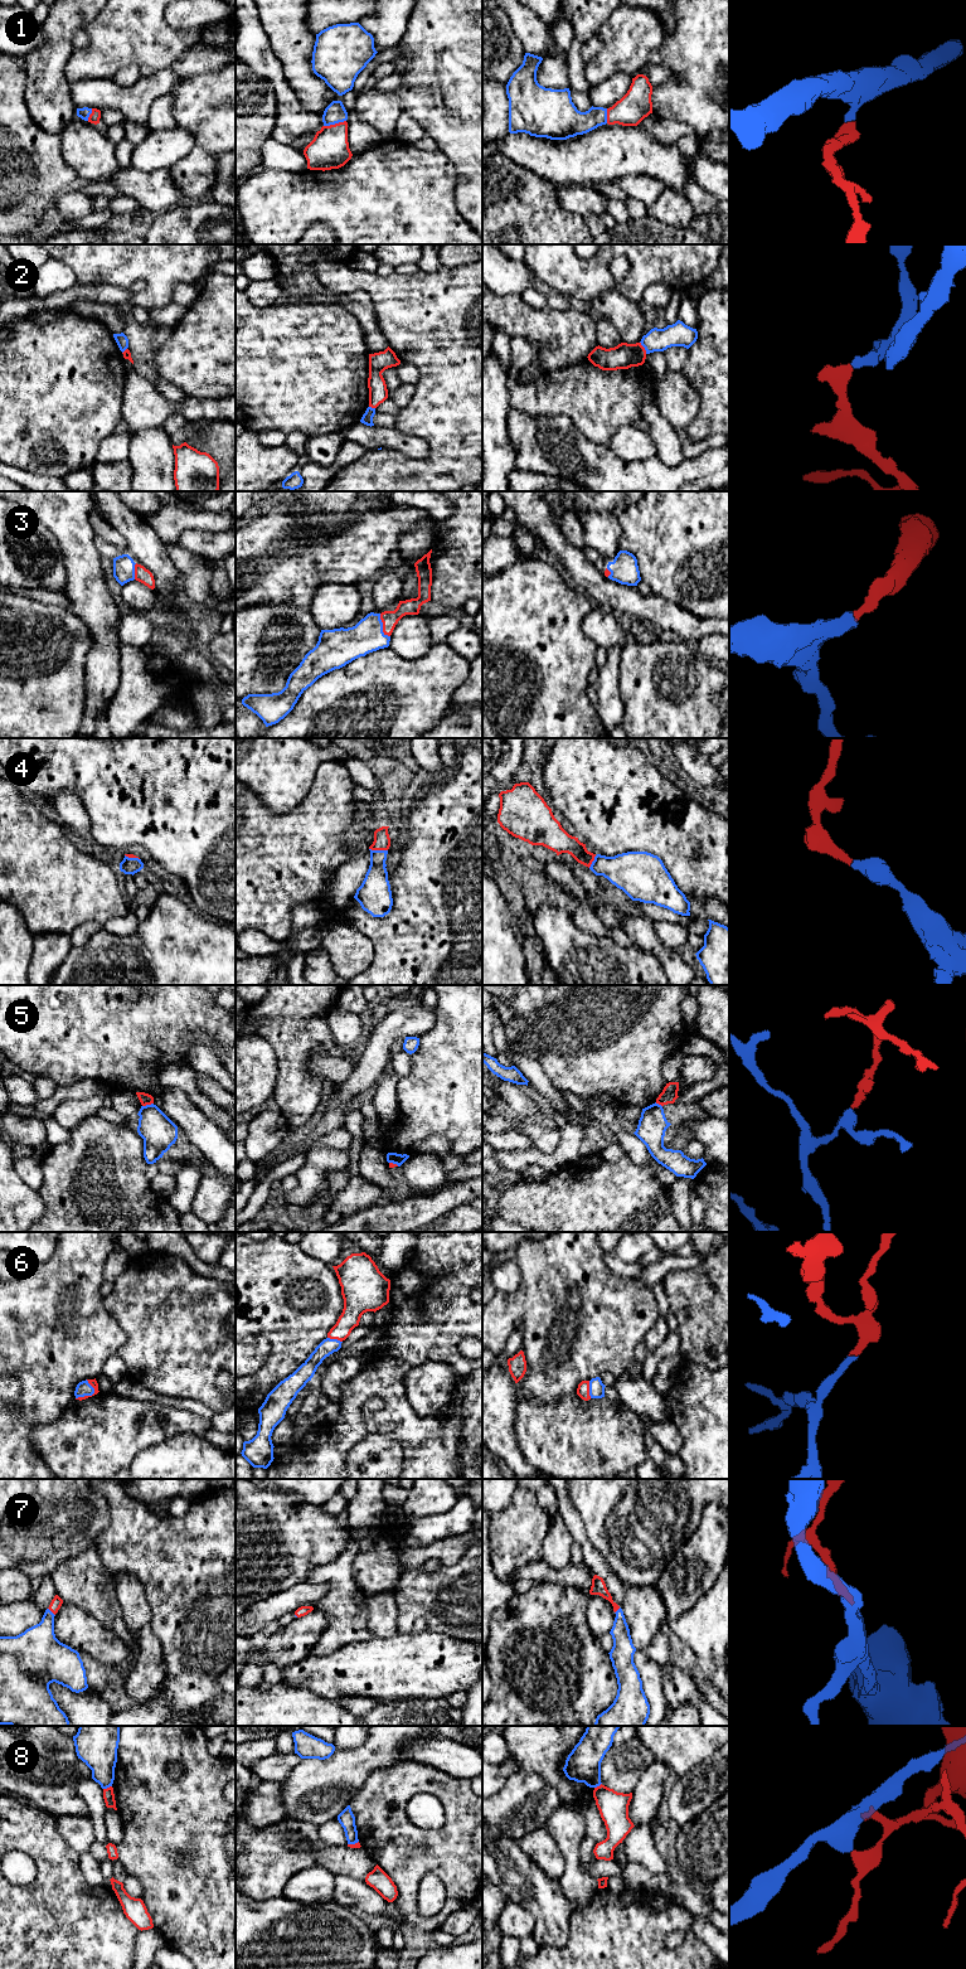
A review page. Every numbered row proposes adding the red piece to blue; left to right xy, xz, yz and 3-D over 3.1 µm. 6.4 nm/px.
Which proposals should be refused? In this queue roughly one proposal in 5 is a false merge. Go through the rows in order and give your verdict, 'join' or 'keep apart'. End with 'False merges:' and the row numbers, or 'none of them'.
1: join
2: keep apart
3: join
4: join
5: keep apart
6: join
7: join
8: keep apart
False merges: 2, 5, 8

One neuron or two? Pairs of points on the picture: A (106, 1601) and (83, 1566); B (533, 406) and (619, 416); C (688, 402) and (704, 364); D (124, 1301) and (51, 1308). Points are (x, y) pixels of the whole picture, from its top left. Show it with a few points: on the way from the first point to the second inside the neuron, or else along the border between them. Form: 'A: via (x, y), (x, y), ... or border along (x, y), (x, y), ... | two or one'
A: via (97, 1592), (83, 1579), (83, 1575) | one
B: via (554, 405), (597, 405) | one
C: border along (680, 370), (699, 399), (699, 410), (694, 418) | two
D: border along (102, 1298), (106, 1312), (120, 1328) | two

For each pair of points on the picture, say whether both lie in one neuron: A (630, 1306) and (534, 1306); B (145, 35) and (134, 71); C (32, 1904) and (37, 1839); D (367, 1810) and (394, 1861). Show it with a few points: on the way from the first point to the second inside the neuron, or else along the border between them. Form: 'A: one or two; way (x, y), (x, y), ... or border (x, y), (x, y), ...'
A: one; way (606, 1306), (577, 1279), (557, 1289)
B: two; border (139, 64), (121, 67), (111, 77)
C: one; way (44, 1887), (44, 1856)
D: one; way (380, 1822), (397, 1837), (399, 1847)

